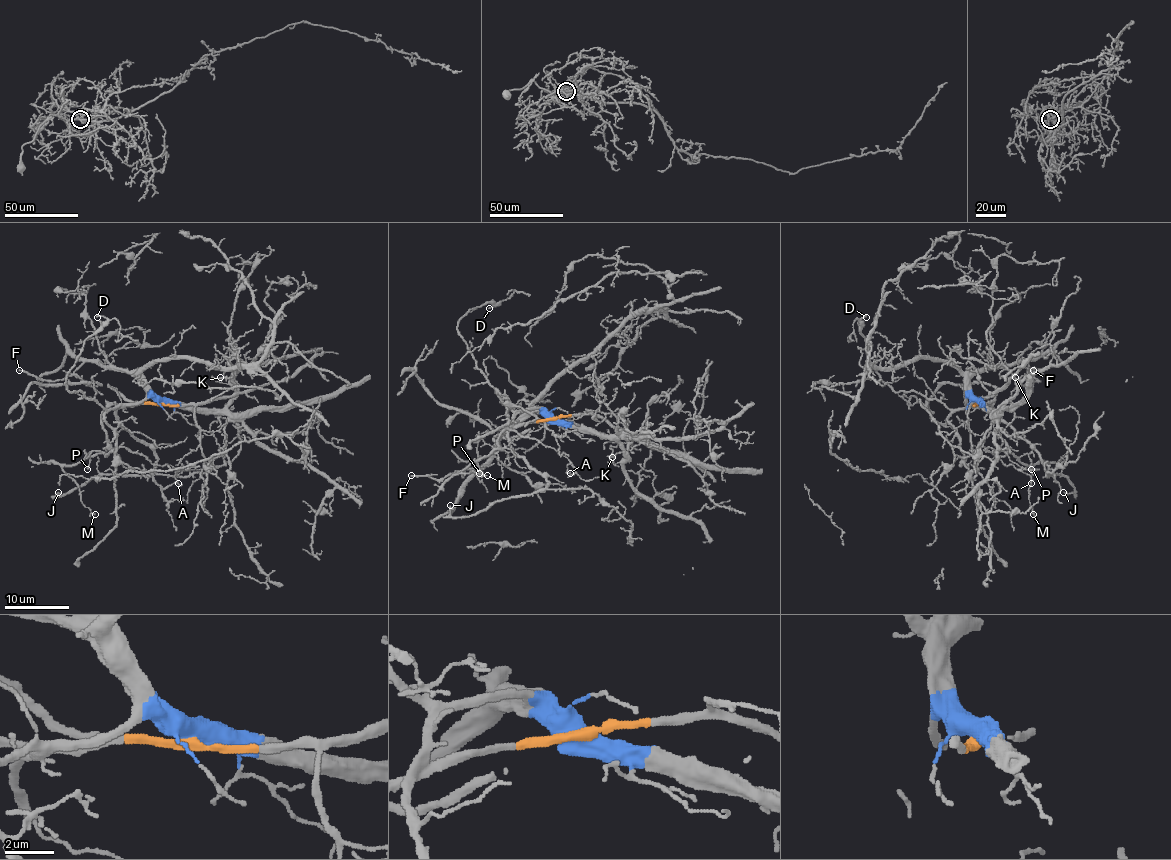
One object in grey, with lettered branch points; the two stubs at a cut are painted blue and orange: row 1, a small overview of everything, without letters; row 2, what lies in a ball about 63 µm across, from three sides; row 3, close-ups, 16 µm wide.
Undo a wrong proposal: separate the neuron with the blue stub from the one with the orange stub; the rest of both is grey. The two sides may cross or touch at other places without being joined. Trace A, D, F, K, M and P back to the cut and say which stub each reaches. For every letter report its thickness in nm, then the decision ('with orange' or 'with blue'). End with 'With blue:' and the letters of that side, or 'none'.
A: 100 nm thick; with orange
D: 120 nm thick; with blue
F: 200 nm thick; with blue
K: 90 nm thick; with blue
M: 130 nm thick; with orange
P: 120 nm thick; with orange
With blue: D, F, K

